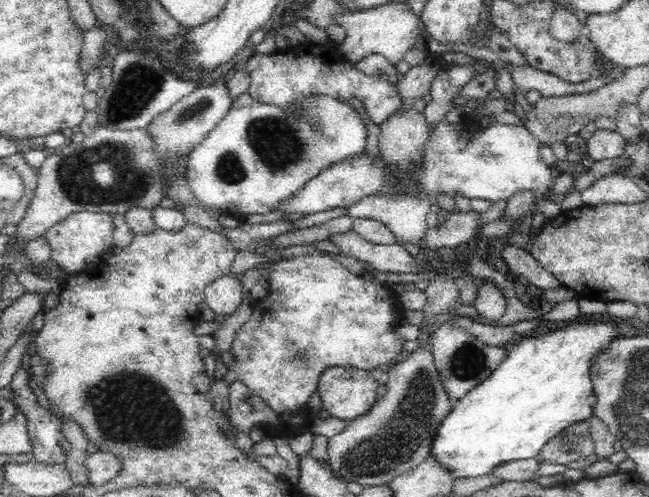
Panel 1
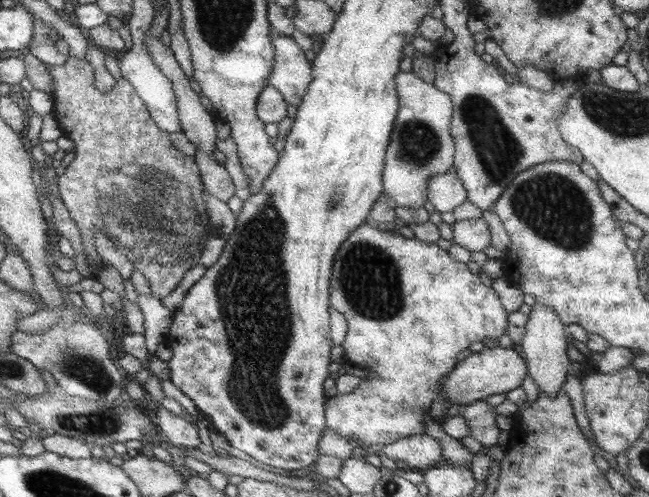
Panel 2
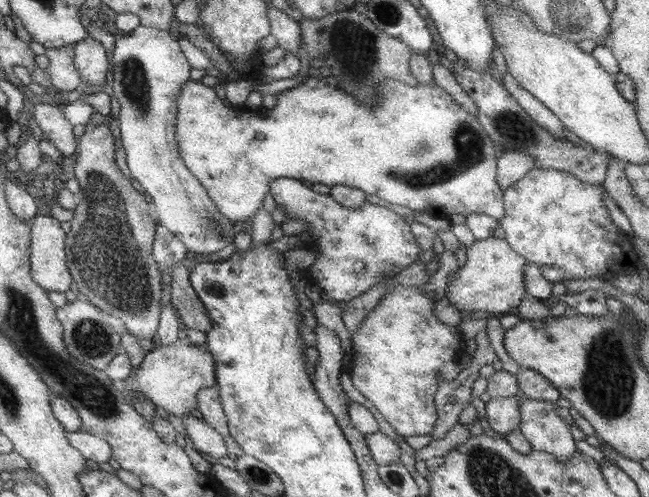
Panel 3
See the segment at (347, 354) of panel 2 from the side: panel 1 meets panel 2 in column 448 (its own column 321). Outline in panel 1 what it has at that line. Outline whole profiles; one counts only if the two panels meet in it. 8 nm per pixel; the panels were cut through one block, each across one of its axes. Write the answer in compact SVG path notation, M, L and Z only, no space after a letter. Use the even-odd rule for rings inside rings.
M314 252L312 256L296 258L296 260L276 262L276 264L272 266L272 270L270 270L270 296L268 296L266 300L262 300L260 304L256 302L256 304L252 306L252 316L250 320L238 330L238 334L236 334L236 338L234 338L234 344L232 344L232 350L230 350L232 356L234 356L234 366L232 366L230 372L224 376L224 380L216 380L216 382L212 384L212 388L210 388L210 392L208 392L208 397L212 399L212 403L214 403L218 414L220 414L222 410L226 410L226 412L229 413L228 384L234 382L234 380L241 380L248 389L252 390L257 396L260 396L279 416L278 422L271 431L271 435L273 436L281 434L291 437L306 429L310 422L310 415L306 411L306 402L308 402L308 398L310 398L312 392L317 392L316 382L318 382L318 378L320 374L323 374L324 370L328 369L330 366L353 366L360 370L370 371L380 366L380 364L386 364L386 362L394 360L396 354L402 350L402 340L396 336L396 328L394 328L394 322L400 318L400 314L398 314L398 310L396 310L396 298L394 298L394 294L392 294L390 290L382 288L382 286L376 286L376 284L372 284L372 282L364 282L360 276L350 274L350 272L348 272L342 264L338 264L336 260L332 260L332 258L328 258L328 256L320 256L320 252ZM260 304L266 306L266 308L264 308L262 314L256 314L256 306L260 306ZM298 354L304 354L303 358L305 359L303 361L298 360Z

